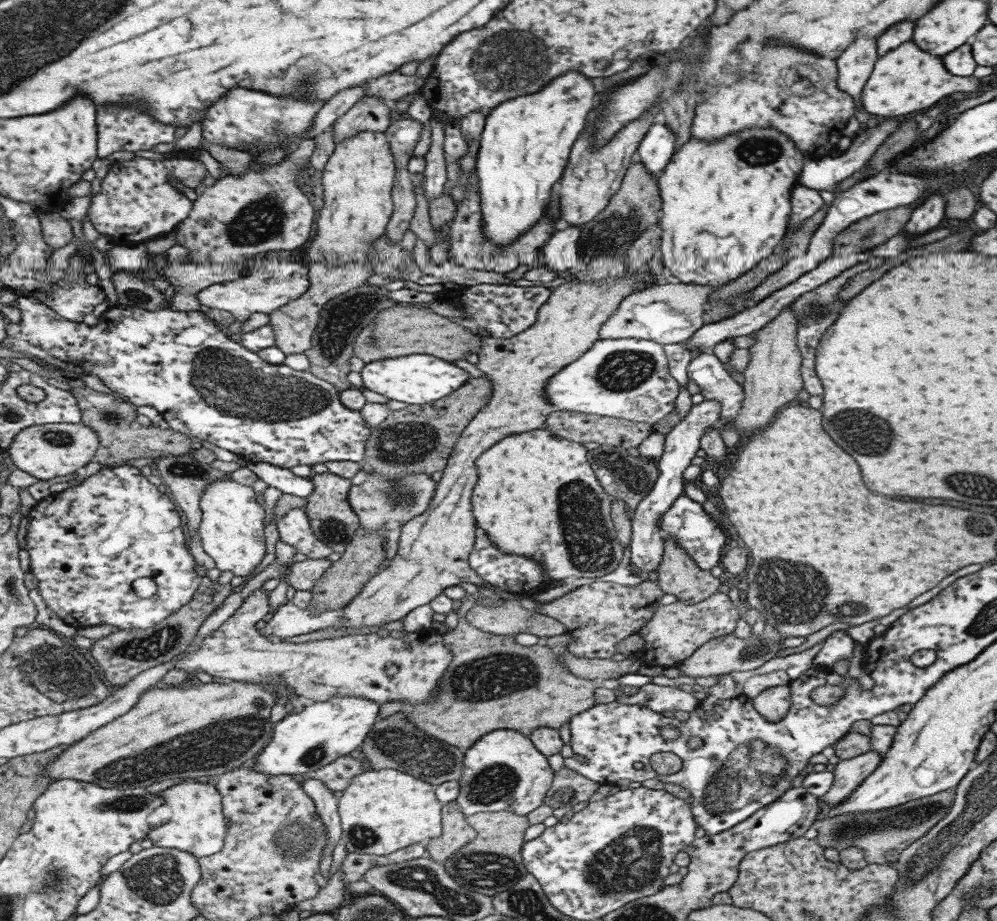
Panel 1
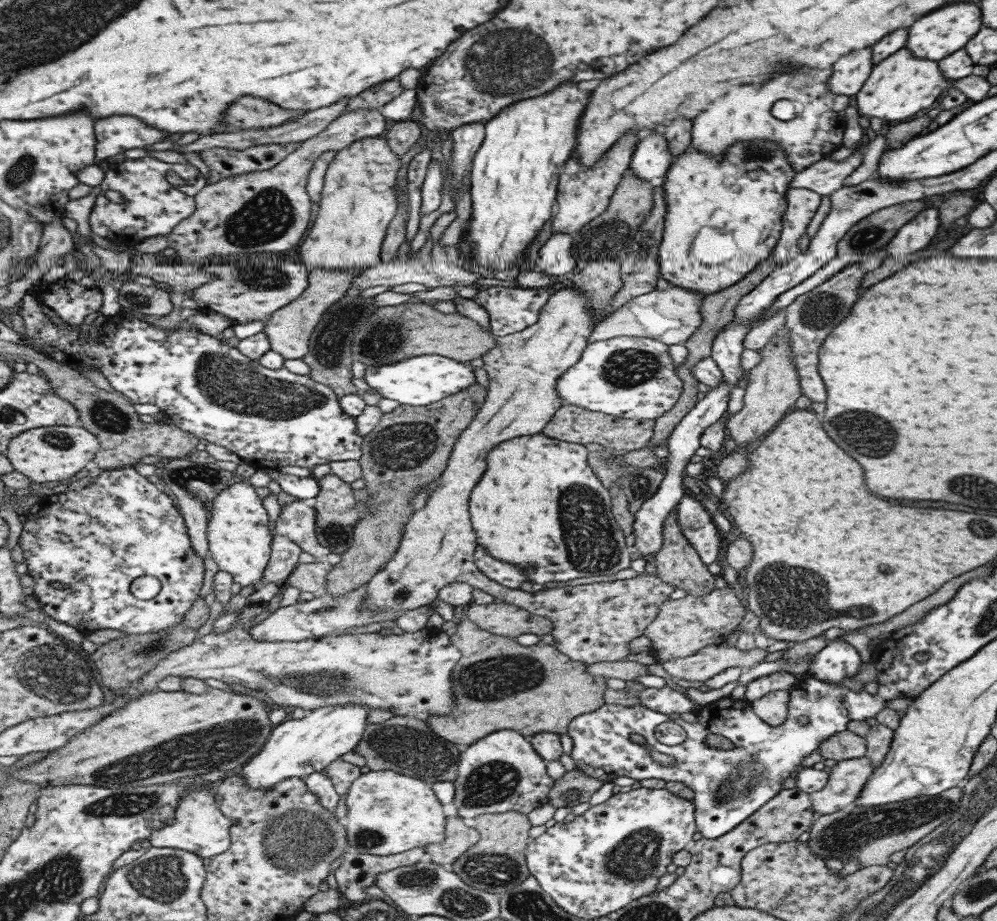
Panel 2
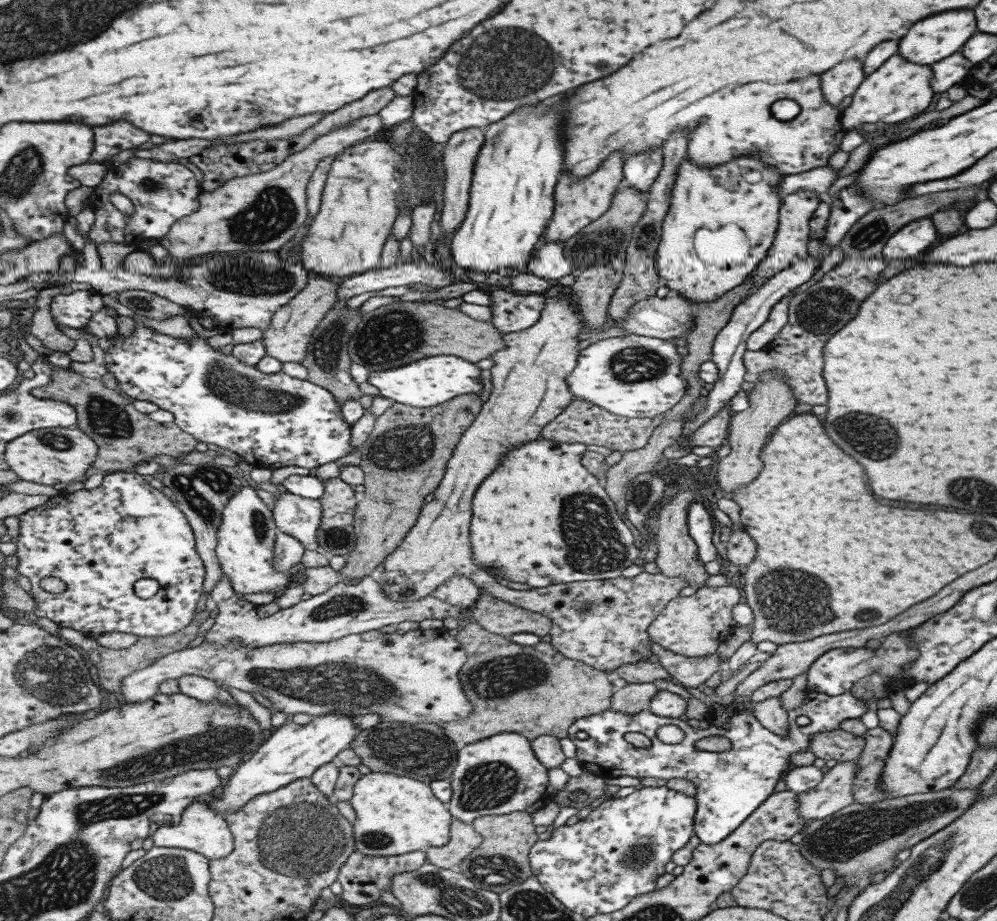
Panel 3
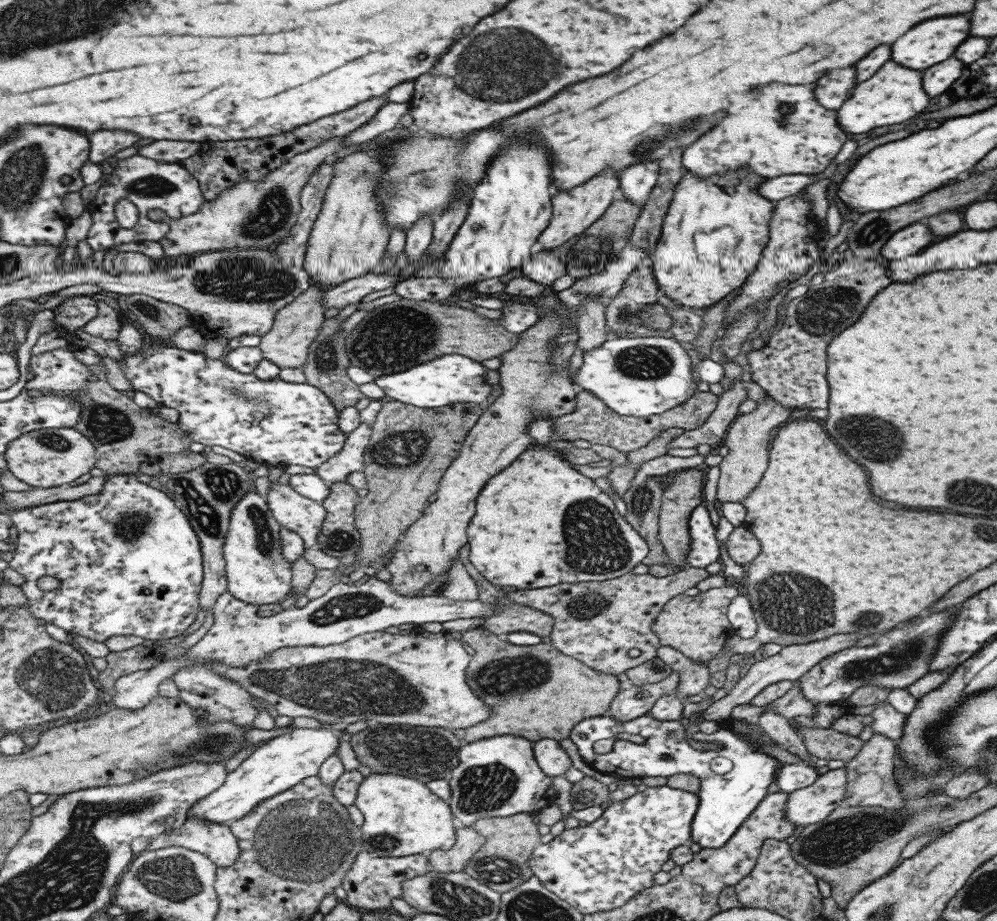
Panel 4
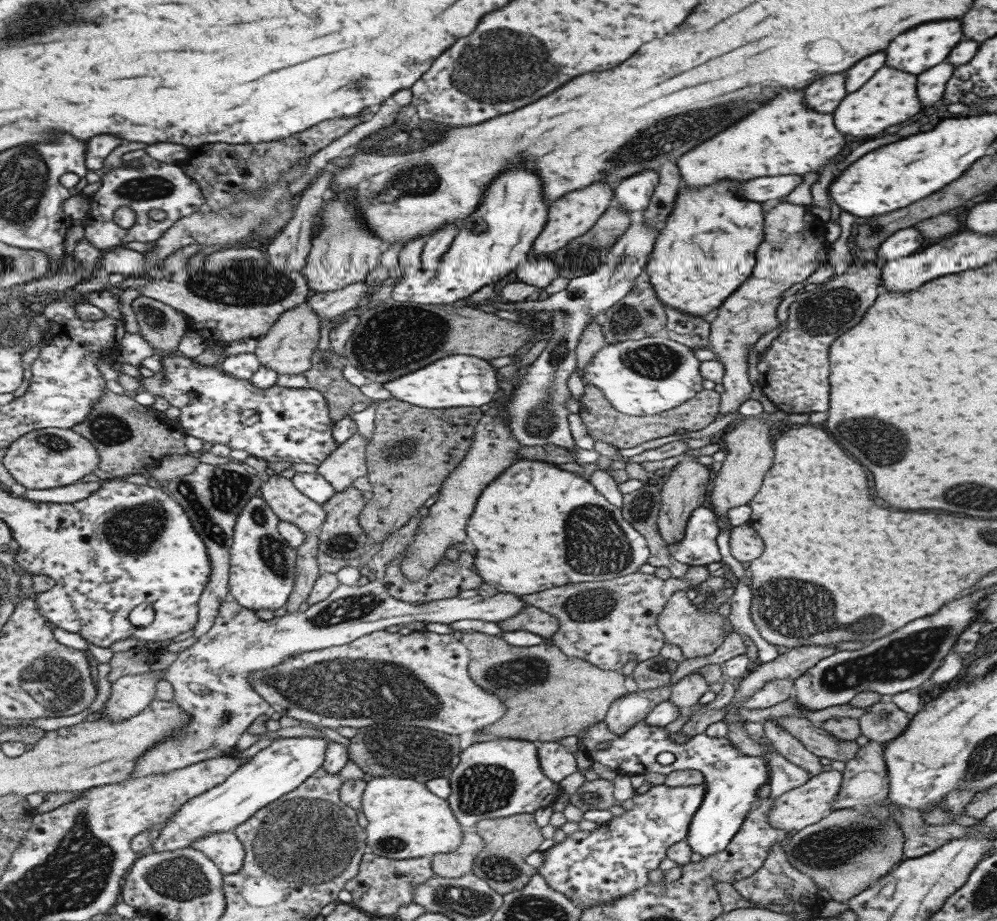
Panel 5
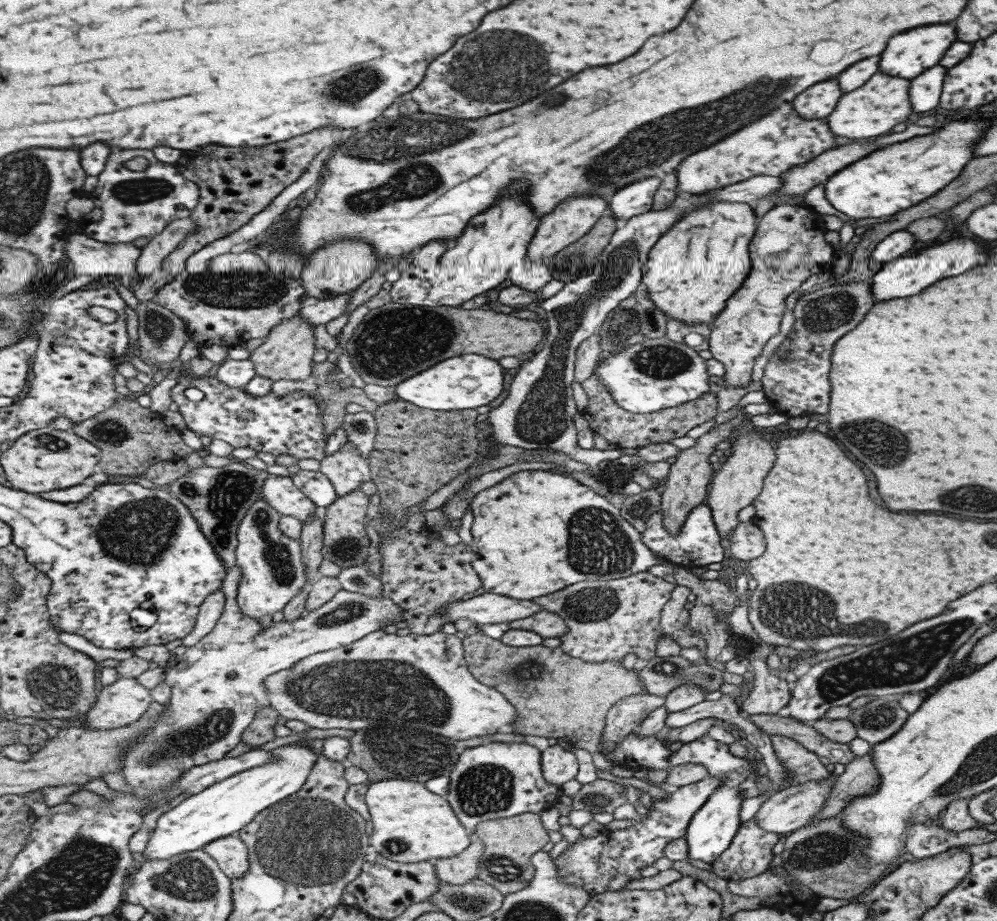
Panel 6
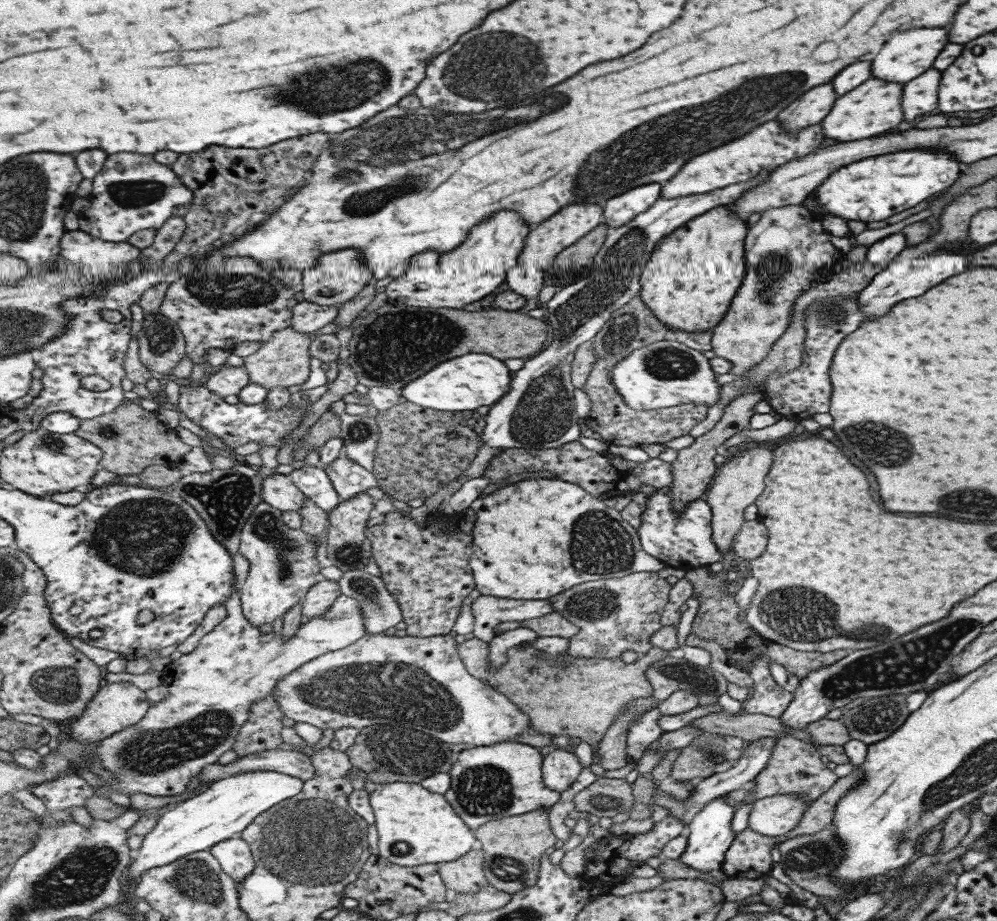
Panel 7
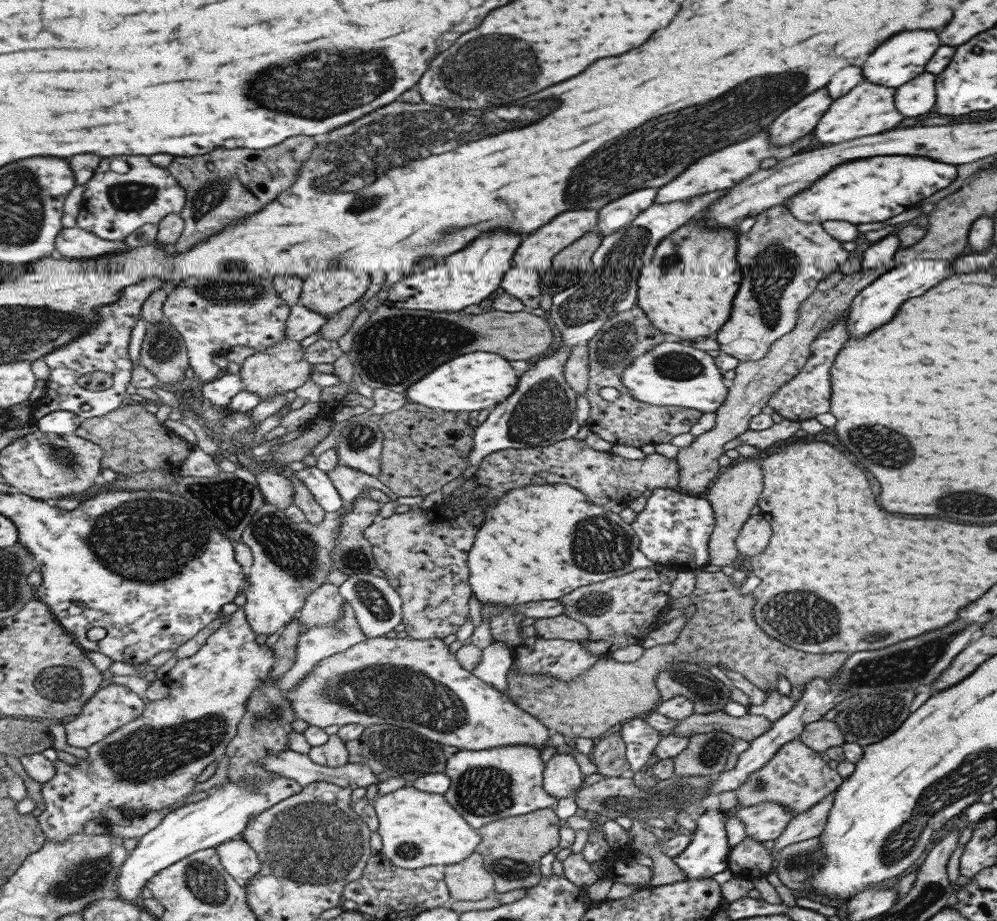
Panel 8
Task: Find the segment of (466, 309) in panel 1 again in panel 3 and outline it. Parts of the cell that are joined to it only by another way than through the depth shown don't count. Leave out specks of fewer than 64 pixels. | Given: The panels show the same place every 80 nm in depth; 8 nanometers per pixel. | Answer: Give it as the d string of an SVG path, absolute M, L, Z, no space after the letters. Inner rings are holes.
M505 288L488 292L491 311L490 323L500 334L528 329L538 321L547 298L542 293L515 293Z

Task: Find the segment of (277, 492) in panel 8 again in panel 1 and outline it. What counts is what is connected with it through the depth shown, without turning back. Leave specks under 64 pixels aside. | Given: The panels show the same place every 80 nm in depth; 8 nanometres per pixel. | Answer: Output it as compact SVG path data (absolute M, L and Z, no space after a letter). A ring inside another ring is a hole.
M305 508L289 510L277 523L279 540L293 546L295 551L307 559L326 559L332 551L323 546L309 529L309 519L305 517Z

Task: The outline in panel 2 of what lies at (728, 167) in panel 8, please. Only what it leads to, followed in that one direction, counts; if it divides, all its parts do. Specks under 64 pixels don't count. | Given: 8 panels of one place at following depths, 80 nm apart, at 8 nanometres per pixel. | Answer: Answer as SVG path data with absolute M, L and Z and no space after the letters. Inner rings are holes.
M785 68L779 76L769 78L757 84L745 84L741 88L733 88L723 98L713 102L707 110L693 118L690 132L691 148L718 155L741 140L765 138L782 148L793 171L799 172L814 162L827 159L833 150L841 148L842 134L845 131L843 110L852 104L852 98L835 94L828 89L828 78L831 70L793 70ZM775 100L793 100L798 107L797 118L776 121L769 108Z

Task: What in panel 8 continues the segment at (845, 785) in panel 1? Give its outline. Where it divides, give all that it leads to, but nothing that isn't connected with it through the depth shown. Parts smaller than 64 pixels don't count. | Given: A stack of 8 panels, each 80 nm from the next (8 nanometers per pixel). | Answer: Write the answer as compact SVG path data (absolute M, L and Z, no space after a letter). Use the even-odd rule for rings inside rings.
M763 801L753 806L735 808L730 812L743 823L744 831L750 839L773 842L792 819L789 809L773 801Z

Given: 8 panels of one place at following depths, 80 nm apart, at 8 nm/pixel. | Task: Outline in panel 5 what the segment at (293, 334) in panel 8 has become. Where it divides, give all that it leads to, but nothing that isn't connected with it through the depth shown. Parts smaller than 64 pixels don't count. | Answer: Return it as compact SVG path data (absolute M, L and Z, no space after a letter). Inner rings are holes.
M353 282L339 290L309 294L307 302L319 318L331 320L337 314L343 314L350 308L356 307L357 302L368 290L370 288L365 282Z

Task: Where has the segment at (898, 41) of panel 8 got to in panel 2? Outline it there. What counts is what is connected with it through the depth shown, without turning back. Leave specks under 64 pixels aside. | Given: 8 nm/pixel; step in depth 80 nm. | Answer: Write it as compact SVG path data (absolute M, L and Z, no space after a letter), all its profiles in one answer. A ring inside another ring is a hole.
M955 2L955 4L949 4L949 6L937 8L933 12L929 12L927 16L919 18L917 22L913 22L913 26L909 28L905 48L909 48L911 54L917 56L917 58L941 60L955 50L963 48L965 42L979 30L979 26L981 26L979 6L973 4L973 2Z

